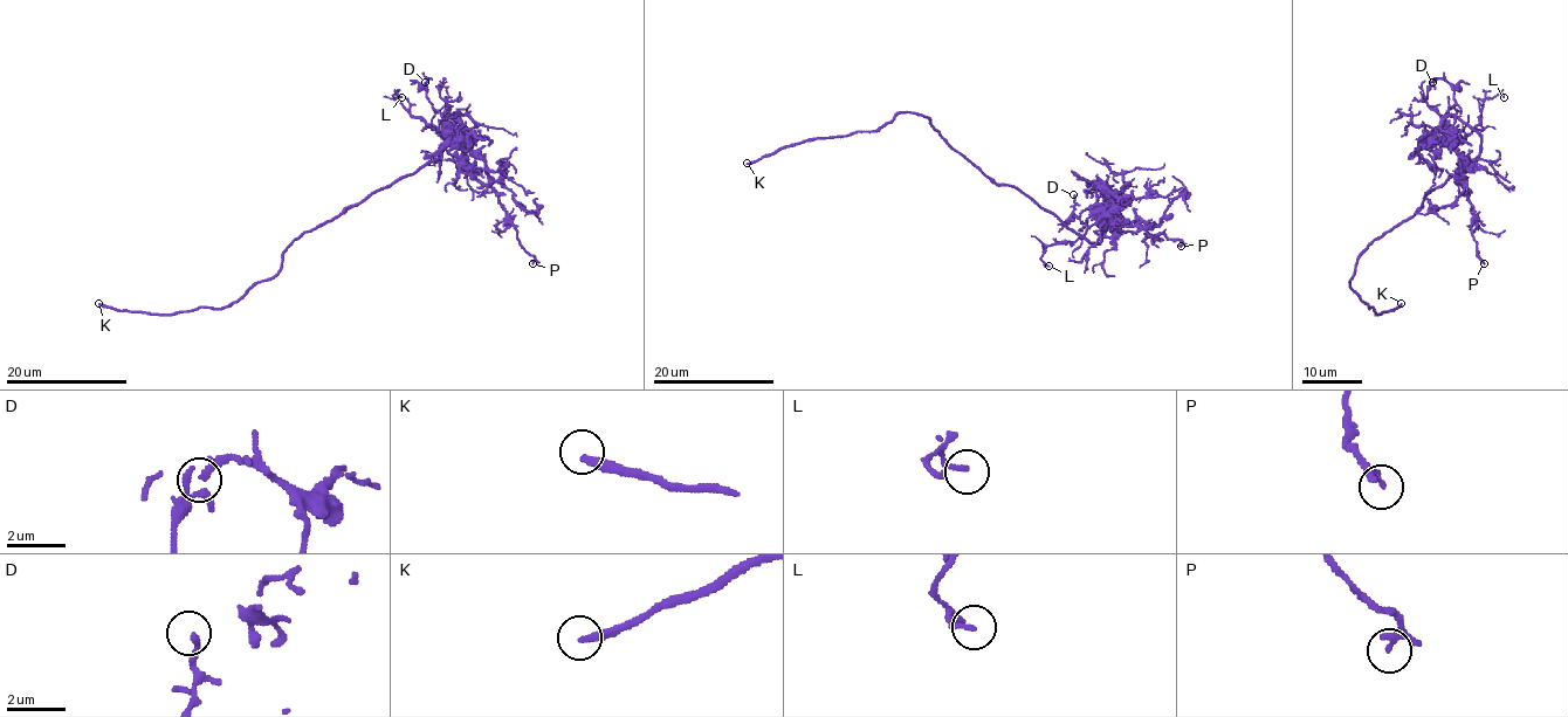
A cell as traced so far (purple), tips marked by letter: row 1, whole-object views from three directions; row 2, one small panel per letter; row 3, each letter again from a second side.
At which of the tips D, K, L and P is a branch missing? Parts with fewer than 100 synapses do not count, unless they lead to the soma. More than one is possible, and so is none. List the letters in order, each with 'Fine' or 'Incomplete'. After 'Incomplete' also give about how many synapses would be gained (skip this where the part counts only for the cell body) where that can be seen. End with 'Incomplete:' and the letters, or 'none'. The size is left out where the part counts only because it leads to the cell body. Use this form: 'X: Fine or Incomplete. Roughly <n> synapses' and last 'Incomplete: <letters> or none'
D: Fine
K: Incomplete
L: Fine
P: Fine
Incomplete: K

